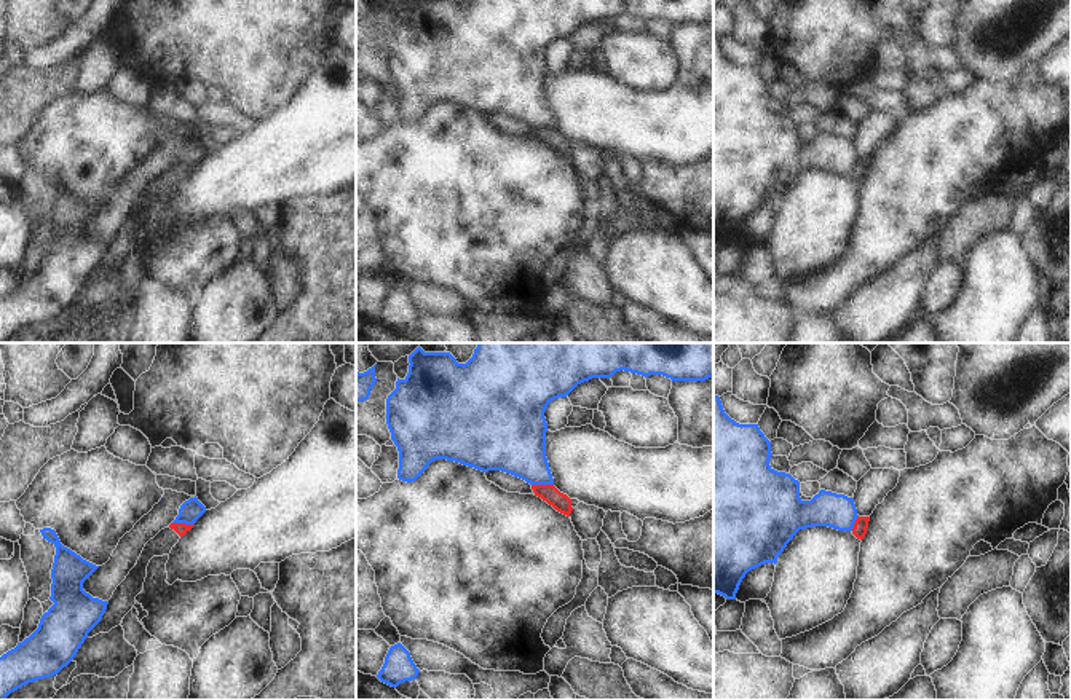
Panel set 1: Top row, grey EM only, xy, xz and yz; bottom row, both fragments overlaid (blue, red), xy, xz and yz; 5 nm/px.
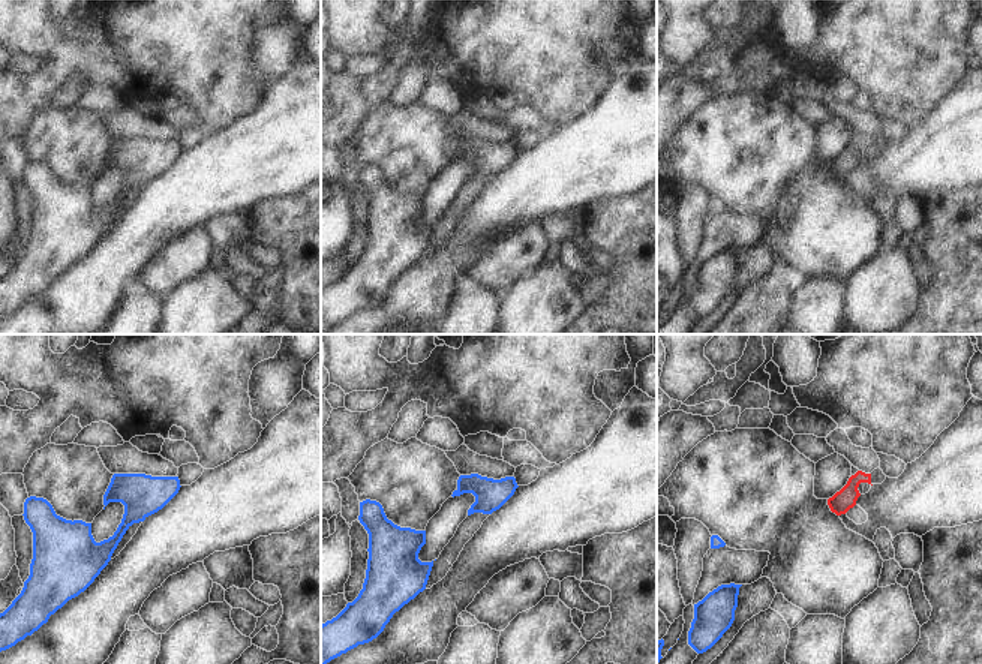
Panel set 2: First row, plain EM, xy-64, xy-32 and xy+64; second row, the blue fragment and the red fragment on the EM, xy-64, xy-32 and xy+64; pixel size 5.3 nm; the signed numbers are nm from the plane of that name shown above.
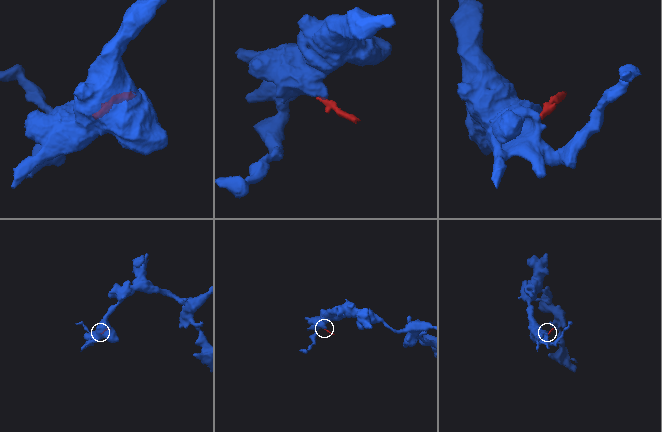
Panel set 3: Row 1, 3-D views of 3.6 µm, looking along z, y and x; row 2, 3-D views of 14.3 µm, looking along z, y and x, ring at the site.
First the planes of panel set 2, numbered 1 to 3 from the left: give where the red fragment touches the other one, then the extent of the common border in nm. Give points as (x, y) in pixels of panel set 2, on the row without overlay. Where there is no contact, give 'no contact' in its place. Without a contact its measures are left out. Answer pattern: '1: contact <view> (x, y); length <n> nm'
1: no contact
2: no contact
3: no contact

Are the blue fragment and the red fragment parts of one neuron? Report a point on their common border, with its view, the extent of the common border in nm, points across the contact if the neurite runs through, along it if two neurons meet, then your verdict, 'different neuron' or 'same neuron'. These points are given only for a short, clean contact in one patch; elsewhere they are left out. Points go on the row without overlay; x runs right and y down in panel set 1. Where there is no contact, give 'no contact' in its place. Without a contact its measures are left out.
contact xy (184, 165); length 110 nm; border xy (173, 165), (193, 166); different neuron

